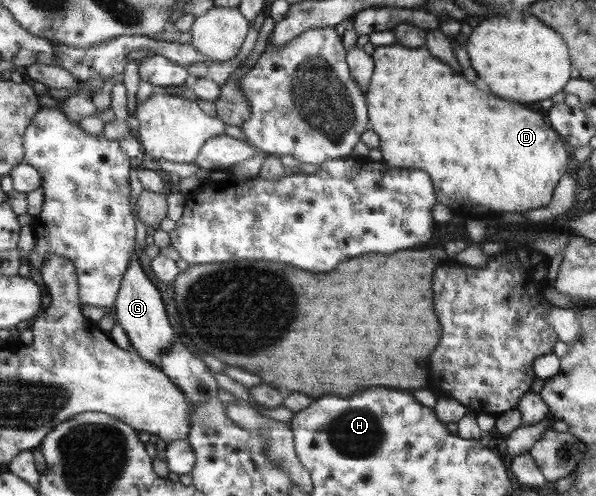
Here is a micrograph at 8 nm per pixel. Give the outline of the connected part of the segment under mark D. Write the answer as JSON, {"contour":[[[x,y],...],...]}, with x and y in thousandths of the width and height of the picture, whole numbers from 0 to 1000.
{"contour":[[[673,89],[631,95],[626,115],[629,127],[624,161],[621,163],[619,183],[614,188],[617,210],[621,210],[621,242],[626,250],[622,260],[638,274],[636,300],[643,313],[643,327],[649,333],[661,331],[661,339],[701,339],[711,347],[721,347],[721,355],[728,355],[728,379],[735,375],[735,383],[728,387],[733,395],[733,407],[752,415],[758,427],[767,427],[780,438],[794,438],[809,442],[815,431],[826,427],[846,427],[847,435],[859,431],[859,440],[866,433],[881,431],[884,423],[896,419],[913,419],[923,411],[930,381],[936,375],[940,359],[951,351],[950,335],[953,335],[953,304],[946,302],[946,286],[936,278],[936,270],[919,258],[919,250],[909,242],[906,230],[893,220],[886,222],[876,214],[876,208],[849,206],[832,198],[829,190],[805,190],[799,181],[799,173],[792,165],[785,165],[782,157],[775,157],[768,145],[762,145],[752,129],[738,125],[735,117],[728,117],[716,101],[715,93],[708,95],[680,95]]]}

